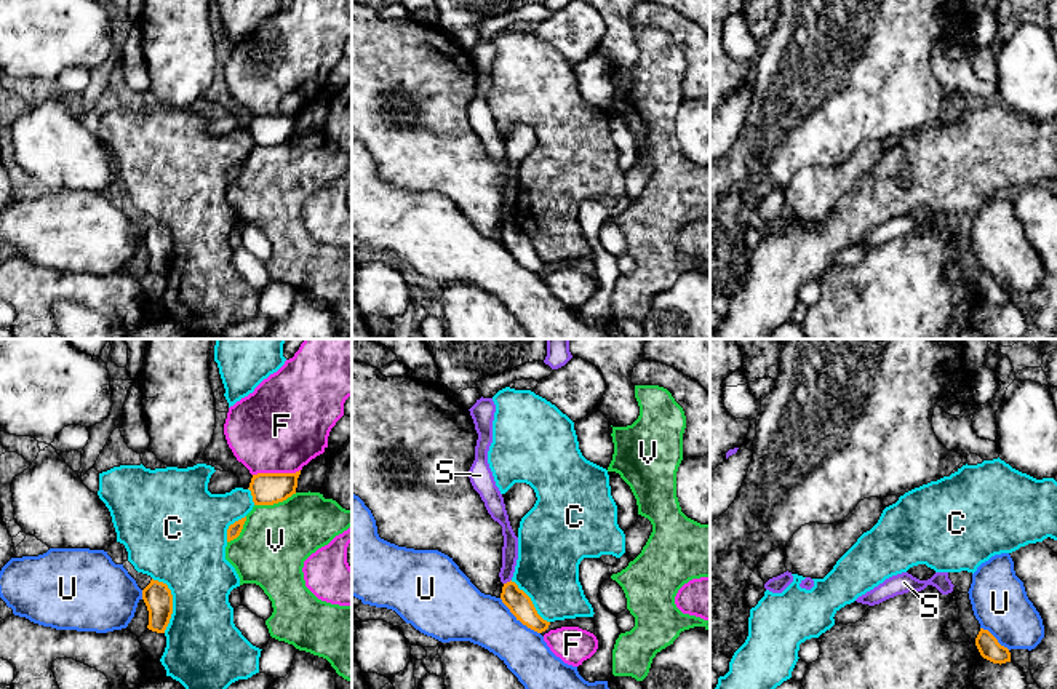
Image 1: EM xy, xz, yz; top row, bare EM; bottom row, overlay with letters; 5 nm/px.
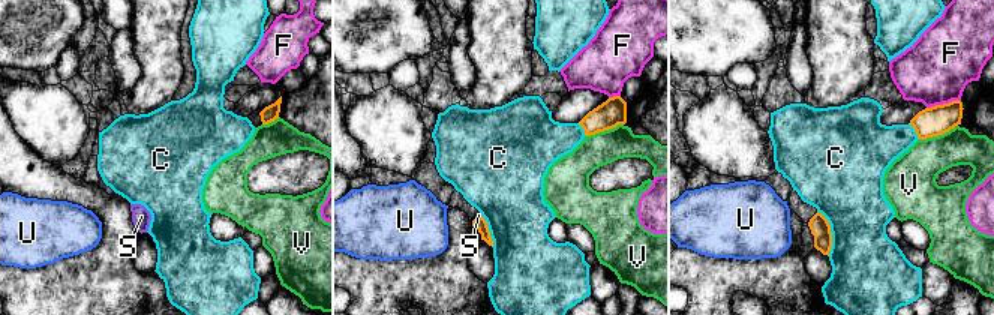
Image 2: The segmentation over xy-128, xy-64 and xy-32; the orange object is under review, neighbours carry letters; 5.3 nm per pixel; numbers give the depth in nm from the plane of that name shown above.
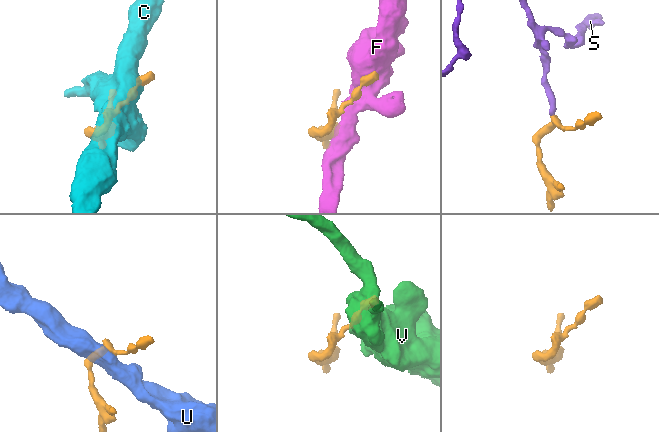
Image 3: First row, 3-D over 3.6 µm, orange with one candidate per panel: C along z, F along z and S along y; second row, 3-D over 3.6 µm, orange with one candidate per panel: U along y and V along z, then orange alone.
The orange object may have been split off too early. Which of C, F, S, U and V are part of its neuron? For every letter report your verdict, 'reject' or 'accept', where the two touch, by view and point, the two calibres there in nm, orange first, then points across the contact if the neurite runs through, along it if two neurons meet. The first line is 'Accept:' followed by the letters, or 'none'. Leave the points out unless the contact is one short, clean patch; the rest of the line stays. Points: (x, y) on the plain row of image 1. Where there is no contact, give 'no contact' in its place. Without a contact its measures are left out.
Accept: none
C: reject; meets orange in xy at (171, 243); 140 nm thick on the orange side, 360 nm on the other
F: reject; meets orange in xy at (275, 115); 160 nm thick on the orange side, 460 nm on the other
S: reject; meets orange in xz at (507, 224); 120 nm thick on the orange side, 80 nm on the other; border along xz (510, 221), (504, 226)
U: reject; meets orange in xz at (518, 261); 120 nm thick on the orange side, 260 nm on the other
V: reject; meets orange in xy at (275, 144); 160 nm thick on the orange side, 360 nm on the other

